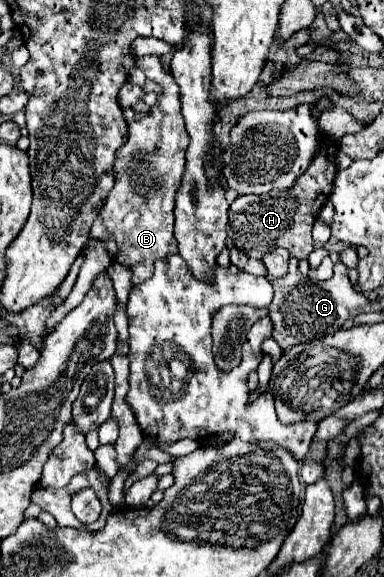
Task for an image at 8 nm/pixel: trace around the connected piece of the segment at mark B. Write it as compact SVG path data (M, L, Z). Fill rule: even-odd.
M147 55L137 59L137 67L163 89L157 105L141 121L129 123L129 139L115 157L115 187L99 209L91 227L91 237L103 239L113 261L133 269L133 285L153 275L153 263L171 253L177 253L173 237L175 195L185 173L185 151L189 135L179 105L179 89L171 73L165 73L161 57Z

